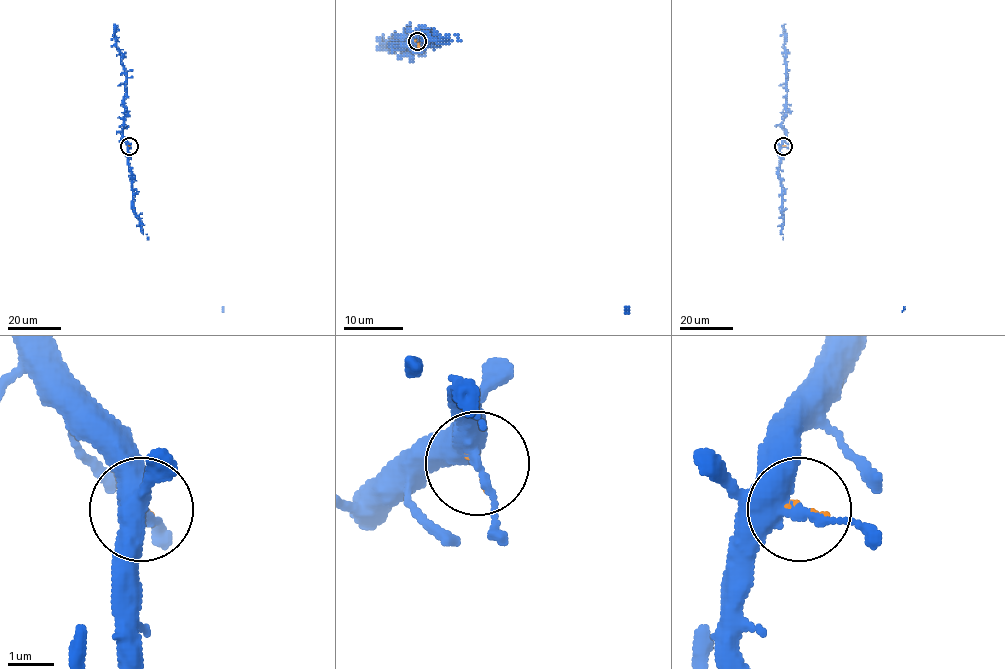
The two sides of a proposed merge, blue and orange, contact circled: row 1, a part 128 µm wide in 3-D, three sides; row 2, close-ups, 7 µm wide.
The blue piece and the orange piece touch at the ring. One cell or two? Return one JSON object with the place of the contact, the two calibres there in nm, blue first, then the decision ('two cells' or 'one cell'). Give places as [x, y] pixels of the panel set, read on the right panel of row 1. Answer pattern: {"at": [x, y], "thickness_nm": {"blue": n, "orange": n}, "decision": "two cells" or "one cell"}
{"at": [783, 146], "thickness_nm": {"blue": 340, "orange": 60}, "decision": "two cells"}

